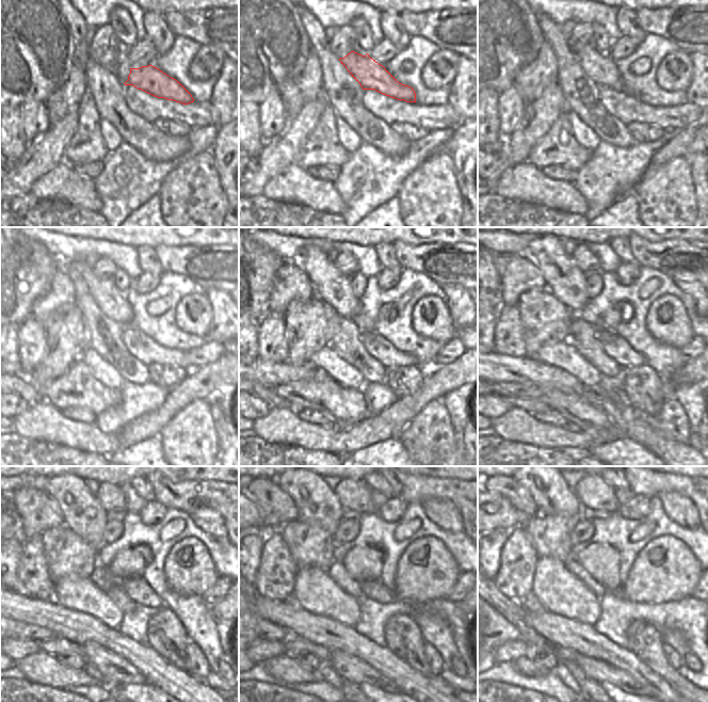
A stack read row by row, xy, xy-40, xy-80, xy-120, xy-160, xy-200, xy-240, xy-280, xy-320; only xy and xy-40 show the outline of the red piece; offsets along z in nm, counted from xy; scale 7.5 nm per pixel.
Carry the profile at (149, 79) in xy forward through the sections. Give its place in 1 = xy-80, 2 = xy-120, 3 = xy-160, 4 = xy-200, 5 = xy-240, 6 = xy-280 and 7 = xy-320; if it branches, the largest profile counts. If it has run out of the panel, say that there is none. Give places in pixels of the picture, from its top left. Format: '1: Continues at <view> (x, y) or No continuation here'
1: Continues at xy-80 (602, 69)
2: Continues at xy-120 (114, 304)
3: Continues at xy-160 (334, 288)
4: Continues at xy-200 (563, 277)
5: Continues at xy-240 (82, 511)
6: Continues at xy-280 (316, 501)
7: Continues at xy-320 (551, 495)

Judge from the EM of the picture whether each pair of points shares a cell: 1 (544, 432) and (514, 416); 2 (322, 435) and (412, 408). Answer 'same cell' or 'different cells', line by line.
1: same cell
2: same cell

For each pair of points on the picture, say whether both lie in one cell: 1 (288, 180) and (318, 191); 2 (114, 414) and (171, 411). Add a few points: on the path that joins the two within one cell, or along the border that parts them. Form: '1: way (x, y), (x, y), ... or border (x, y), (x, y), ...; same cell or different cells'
1: way (295, 185), (310, 191); same cell
2: border (166, 396), (156, 409), (131, 419), (126, 425); different cells

